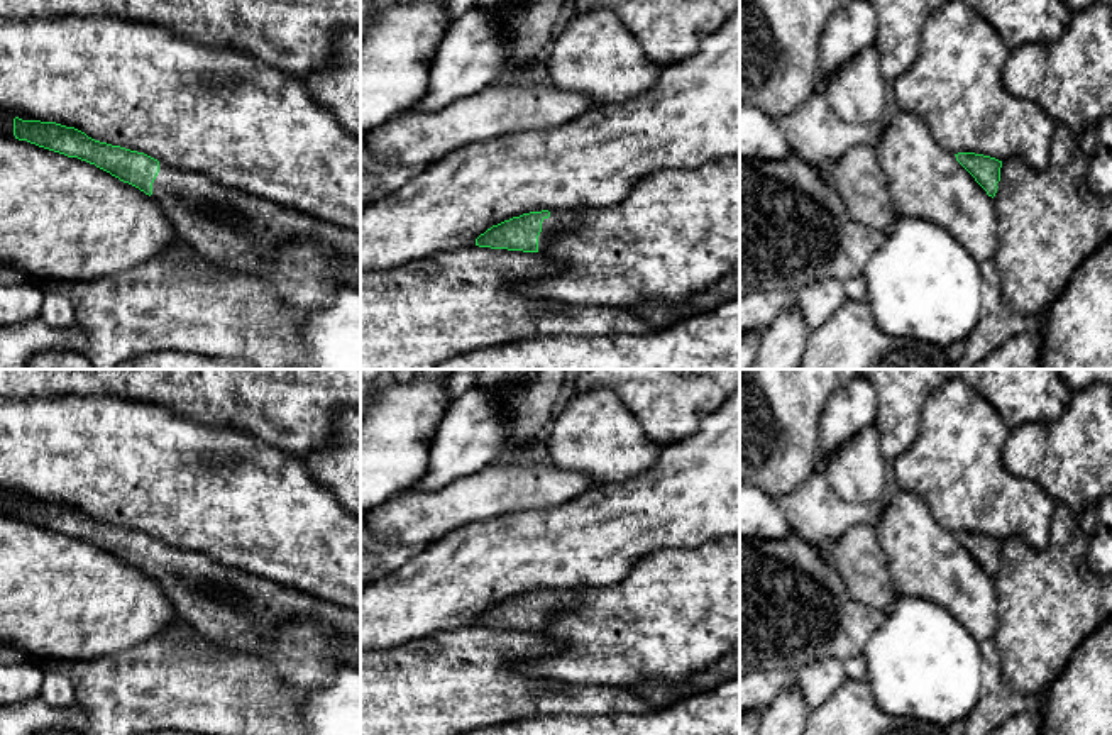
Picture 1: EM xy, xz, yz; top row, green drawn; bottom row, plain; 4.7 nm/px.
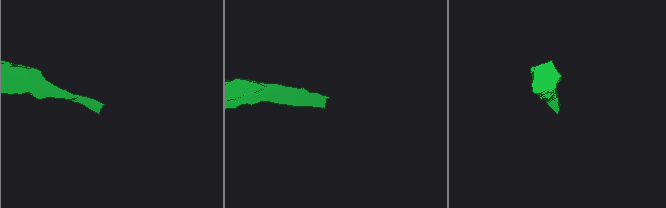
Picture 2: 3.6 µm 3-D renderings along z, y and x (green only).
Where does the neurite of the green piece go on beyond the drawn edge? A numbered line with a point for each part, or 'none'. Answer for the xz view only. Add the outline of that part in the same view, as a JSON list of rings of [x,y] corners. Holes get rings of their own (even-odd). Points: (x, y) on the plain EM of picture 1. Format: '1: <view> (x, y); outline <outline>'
1: xz (559, 600); outline [[[553,589],[548,598],[542,601],[542,611],[538,615],[538,632],[542,632],[548,620],[557,615],[560,610],[569,610],[574,605],[574,598],[570,591]]]

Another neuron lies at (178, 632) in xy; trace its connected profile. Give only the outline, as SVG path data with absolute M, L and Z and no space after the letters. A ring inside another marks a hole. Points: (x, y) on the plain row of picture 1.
M181 618L171 623L171 627L159 637L169 637L173 645L176 647L176 655L183 657L183 642L186 638L208 638L198 630L195 630L190 623L184 623Z

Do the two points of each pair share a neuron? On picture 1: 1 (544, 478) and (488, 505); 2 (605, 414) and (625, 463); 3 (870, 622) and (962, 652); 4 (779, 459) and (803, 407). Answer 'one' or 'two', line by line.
1: one
2: one
3: two
4: one

